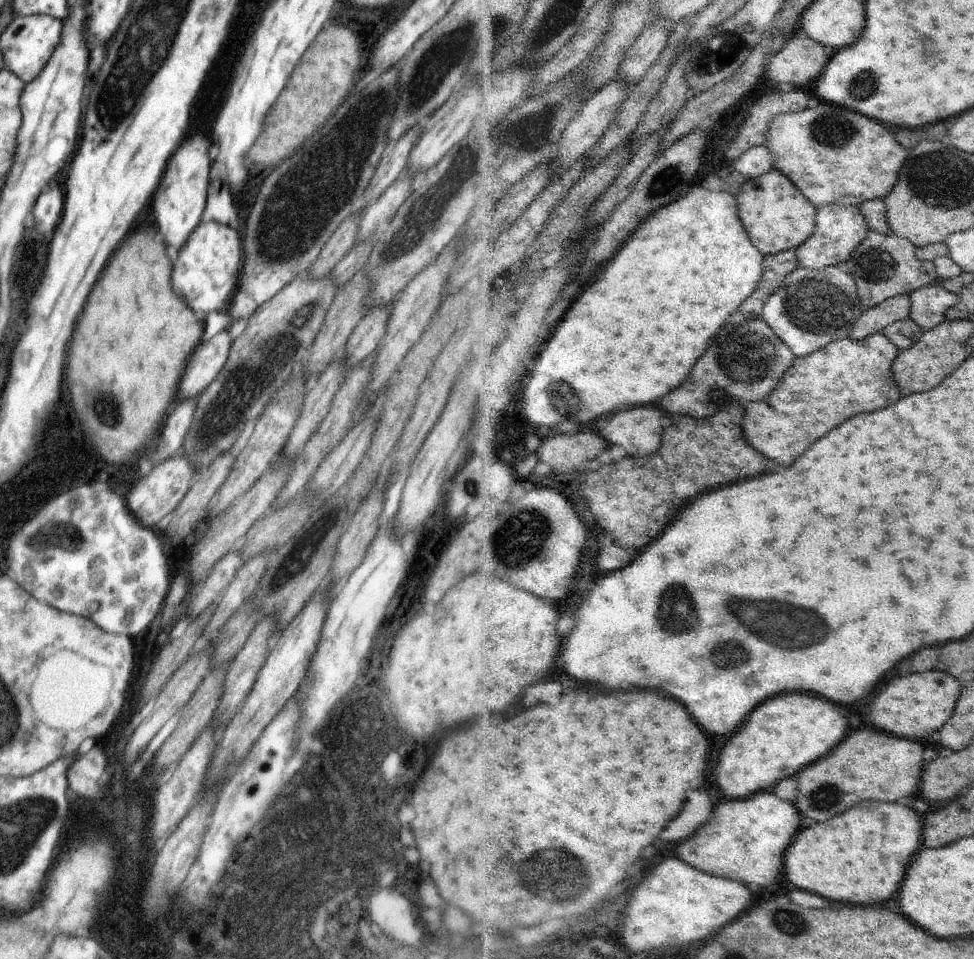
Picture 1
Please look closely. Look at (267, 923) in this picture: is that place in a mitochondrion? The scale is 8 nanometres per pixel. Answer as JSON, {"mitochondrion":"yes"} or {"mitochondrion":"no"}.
{"mitochondrion":"yes"}

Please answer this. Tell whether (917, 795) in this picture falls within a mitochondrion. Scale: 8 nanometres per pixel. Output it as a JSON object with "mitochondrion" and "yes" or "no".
{"mitochondrion":"no"}

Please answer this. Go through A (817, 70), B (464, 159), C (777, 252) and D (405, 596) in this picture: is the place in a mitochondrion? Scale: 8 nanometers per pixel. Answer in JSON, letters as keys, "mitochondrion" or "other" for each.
{"A":"other","B":"mitochondrion","C":"other","D":"other"}

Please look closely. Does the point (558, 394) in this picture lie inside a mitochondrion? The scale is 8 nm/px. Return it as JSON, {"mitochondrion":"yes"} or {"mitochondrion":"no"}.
{"mitochondrion":"yes"}

